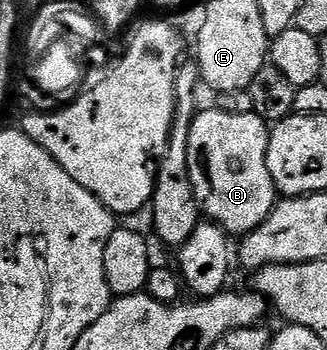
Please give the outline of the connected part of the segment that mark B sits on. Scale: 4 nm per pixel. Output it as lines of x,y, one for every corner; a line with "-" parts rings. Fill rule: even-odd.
250,110
203,112
189,130
189,178
202,215
220,224
228,234
246,234
269,218
277,191
266,165
270,144
268,121

